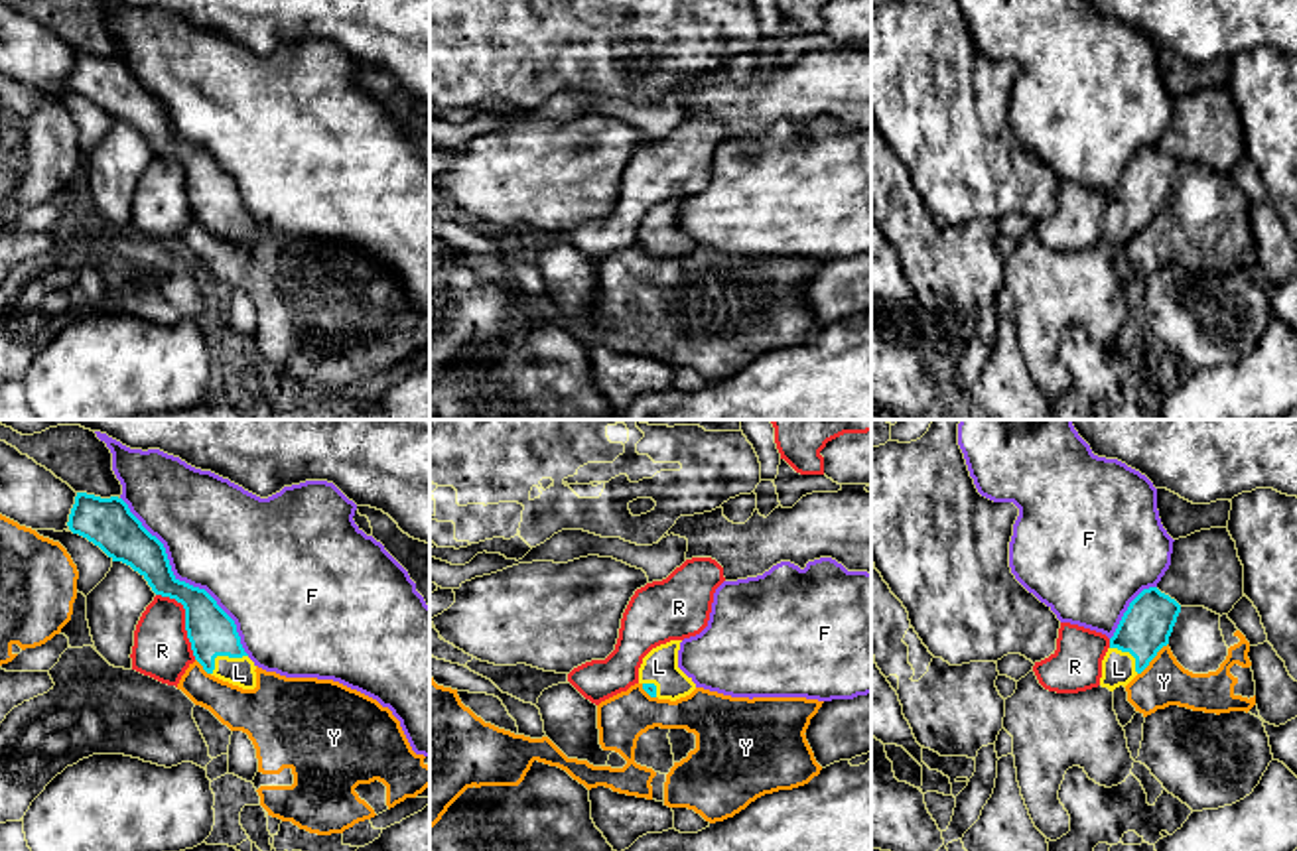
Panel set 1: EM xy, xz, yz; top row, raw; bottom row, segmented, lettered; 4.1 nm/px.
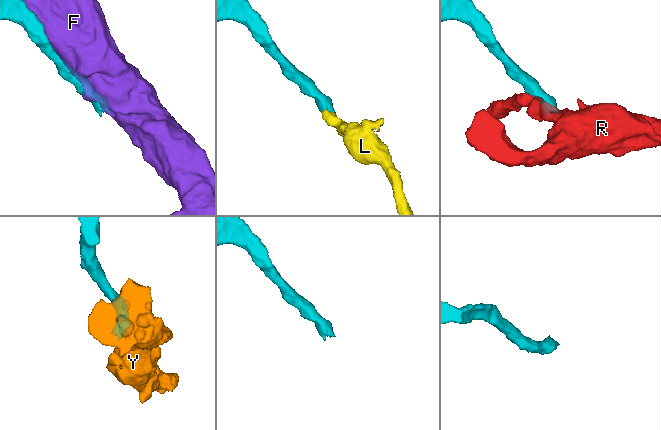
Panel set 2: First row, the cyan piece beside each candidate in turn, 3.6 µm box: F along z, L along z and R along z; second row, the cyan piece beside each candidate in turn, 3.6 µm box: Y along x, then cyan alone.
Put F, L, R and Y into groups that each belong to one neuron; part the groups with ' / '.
F / L / R / Y

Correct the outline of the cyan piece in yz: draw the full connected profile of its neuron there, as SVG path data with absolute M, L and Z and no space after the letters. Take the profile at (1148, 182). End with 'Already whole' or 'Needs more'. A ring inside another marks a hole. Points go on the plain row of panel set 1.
M1157 146L1143 148L1124 171L1102 219L1100 244L1114 250L1141 232L1169 195L1181 164Z. Needs more

